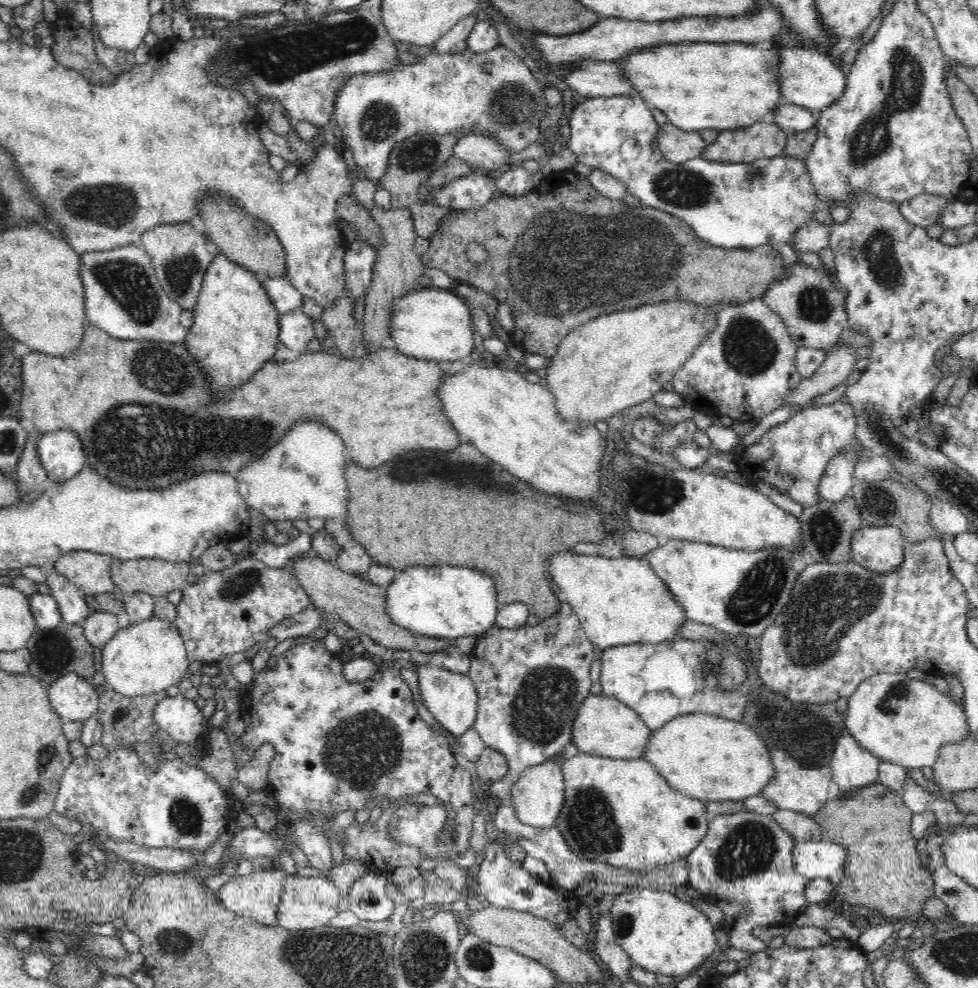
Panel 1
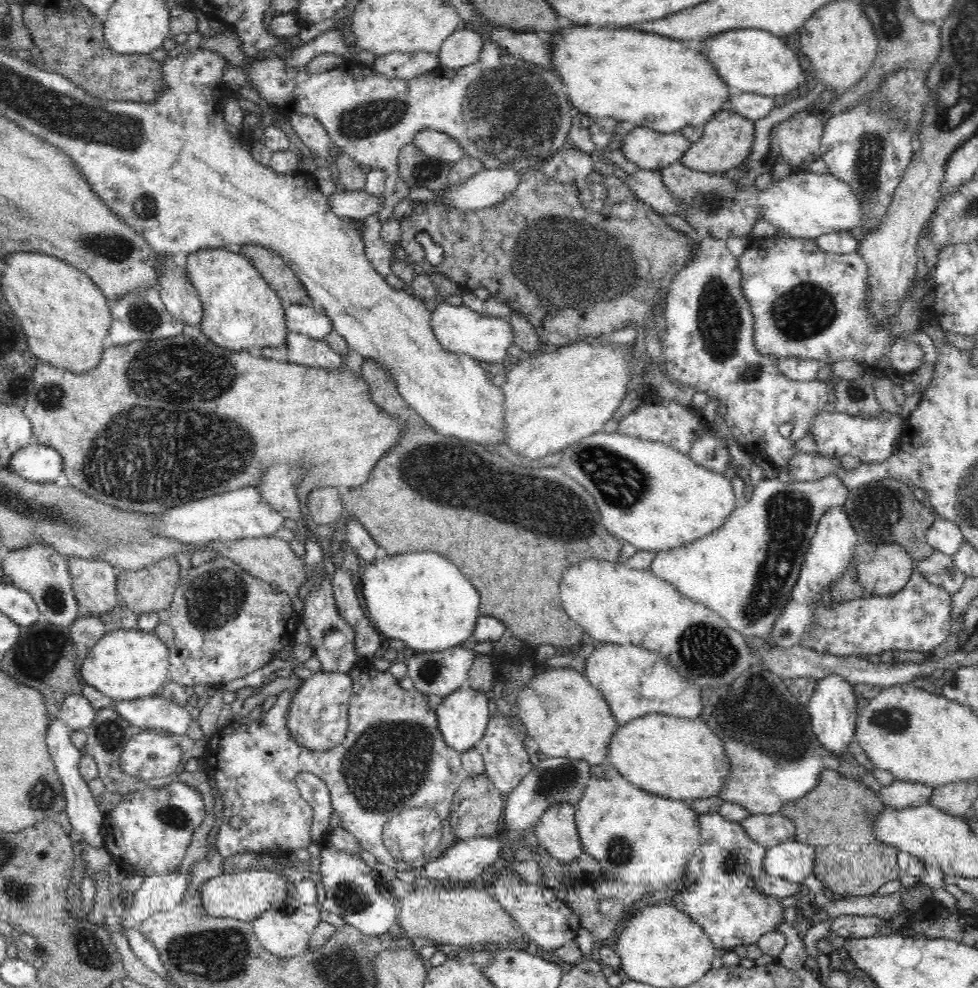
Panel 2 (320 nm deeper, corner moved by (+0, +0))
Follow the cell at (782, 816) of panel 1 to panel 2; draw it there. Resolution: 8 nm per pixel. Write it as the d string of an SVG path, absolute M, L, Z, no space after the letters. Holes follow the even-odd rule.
M782 813L768 815L748 815L741 820L742 829L748 837L760 846L776 846L783 842L794 841L794 823Z

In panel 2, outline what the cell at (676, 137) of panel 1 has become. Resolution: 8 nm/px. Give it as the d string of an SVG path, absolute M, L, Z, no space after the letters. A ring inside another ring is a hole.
M635 126L624 137L620 151L640 169L660 171L680 157L692 144L680 131L664 133Z

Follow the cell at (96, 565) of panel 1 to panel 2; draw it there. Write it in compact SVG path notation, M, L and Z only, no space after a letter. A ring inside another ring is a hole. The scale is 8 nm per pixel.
M69 558L69 573L80 616L103 615L120 604L118 570L100 559Z

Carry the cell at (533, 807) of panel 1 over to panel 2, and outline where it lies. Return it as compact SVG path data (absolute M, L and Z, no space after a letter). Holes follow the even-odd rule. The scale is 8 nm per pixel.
M568 803L549 806L534 828L539 844L561 864L569 864L585 852L575 811L576 807Z

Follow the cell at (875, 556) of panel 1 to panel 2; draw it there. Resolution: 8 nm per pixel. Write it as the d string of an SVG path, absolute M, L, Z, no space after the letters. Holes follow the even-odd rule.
M886 543L882 546L876 544L860 544L853 552L854 561L857 563L856 572L860 585L864 588L864 597L870 595L896 595L906 588L912 574L914 574L914 560L908 556L906 550L896 543Z

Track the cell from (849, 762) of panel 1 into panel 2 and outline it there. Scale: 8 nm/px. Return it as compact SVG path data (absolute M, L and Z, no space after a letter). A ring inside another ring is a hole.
M828 674L824 678L816 679L816 686L814 686L806 710L816 738L830 752L836 754L847 752L847 744L850 744L850 740L855 736L858 720L856 717L856 696L852 685L839 674Z

